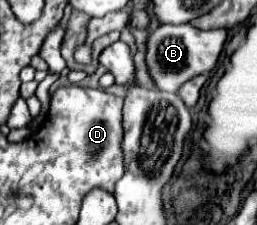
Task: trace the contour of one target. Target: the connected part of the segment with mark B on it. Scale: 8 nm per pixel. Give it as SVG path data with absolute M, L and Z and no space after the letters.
M190 23L160 25L156 31L150 33L148 53L146 53L146 63L152 79L156 81L156 87L162 91L176 93L180 85L186 83L190 77L196 77L200 73L210 73L218 63L226 37L228 37L226 29L202 31L192 27Z

